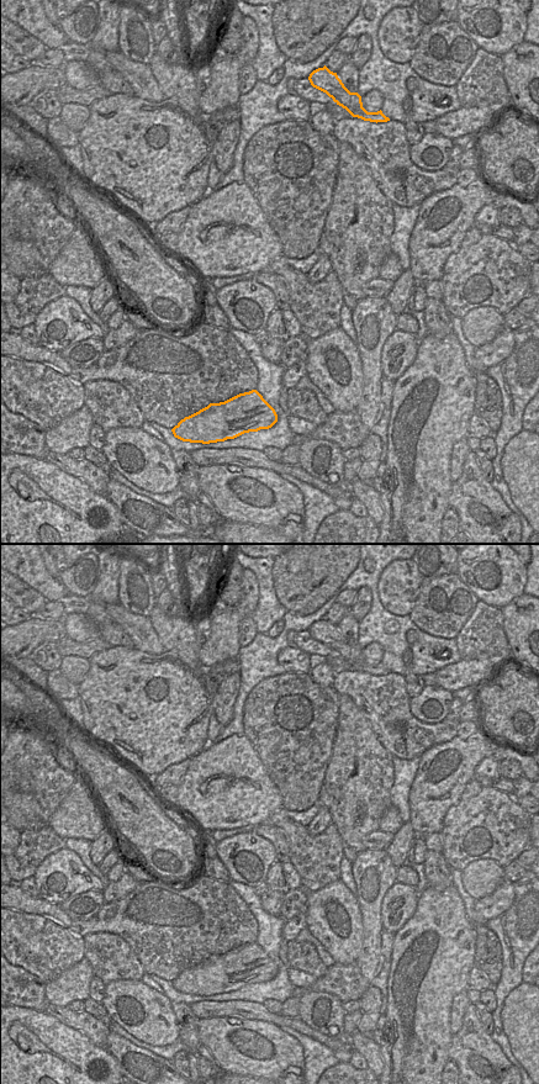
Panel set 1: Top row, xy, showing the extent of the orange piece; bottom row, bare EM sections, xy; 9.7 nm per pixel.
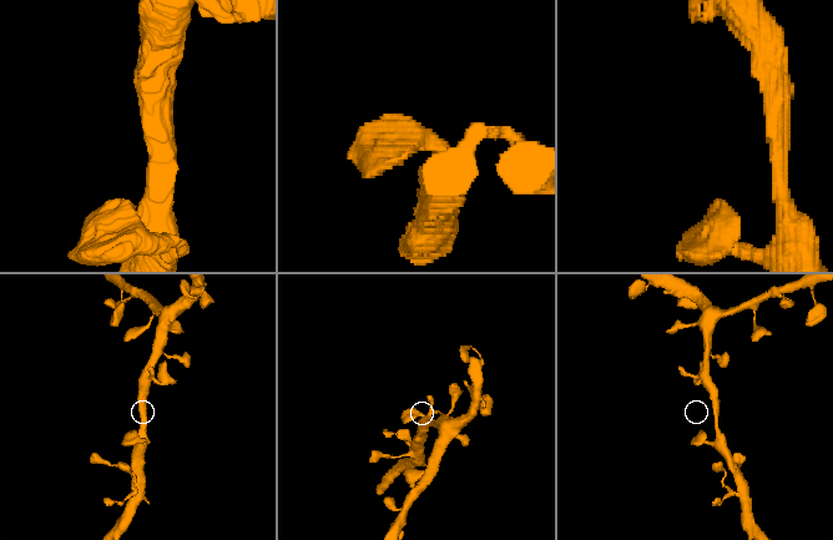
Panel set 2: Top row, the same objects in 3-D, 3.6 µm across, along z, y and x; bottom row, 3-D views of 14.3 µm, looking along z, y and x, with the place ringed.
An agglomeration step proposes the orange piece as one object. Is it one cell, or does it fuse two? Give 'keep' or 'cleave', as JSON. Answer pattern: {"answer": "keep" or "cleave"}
{"answer": "keep"}

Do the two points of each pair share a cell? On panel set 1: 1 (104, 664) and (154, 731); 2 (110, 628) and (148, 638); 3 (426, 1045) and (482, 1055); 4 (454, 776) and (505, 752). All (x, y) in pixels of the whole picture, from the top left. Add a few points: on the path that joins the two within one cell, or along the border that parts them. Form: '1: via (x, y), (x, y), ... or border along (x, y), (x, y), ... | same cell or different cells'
1: via (117, 671), (117, 676), (126, 692), (146, 712) | same cell
2: border along (107, 619), (116, 623), (135, 646) | different cells
3: border along (453, 1035), (448, 1058) | different cells
4: via (466, 763), (479, 751), (492, 751) | same cell

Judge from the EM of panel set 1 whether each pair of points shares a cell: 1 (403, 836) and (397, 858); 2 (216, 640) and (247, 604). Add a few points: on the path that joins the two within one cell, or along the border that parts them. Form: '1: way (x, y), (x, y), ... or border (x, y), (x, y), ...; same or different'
1: way (401, 841), (397, 854); same
2: way (225, 632), (225, 627), (238, 613); same

